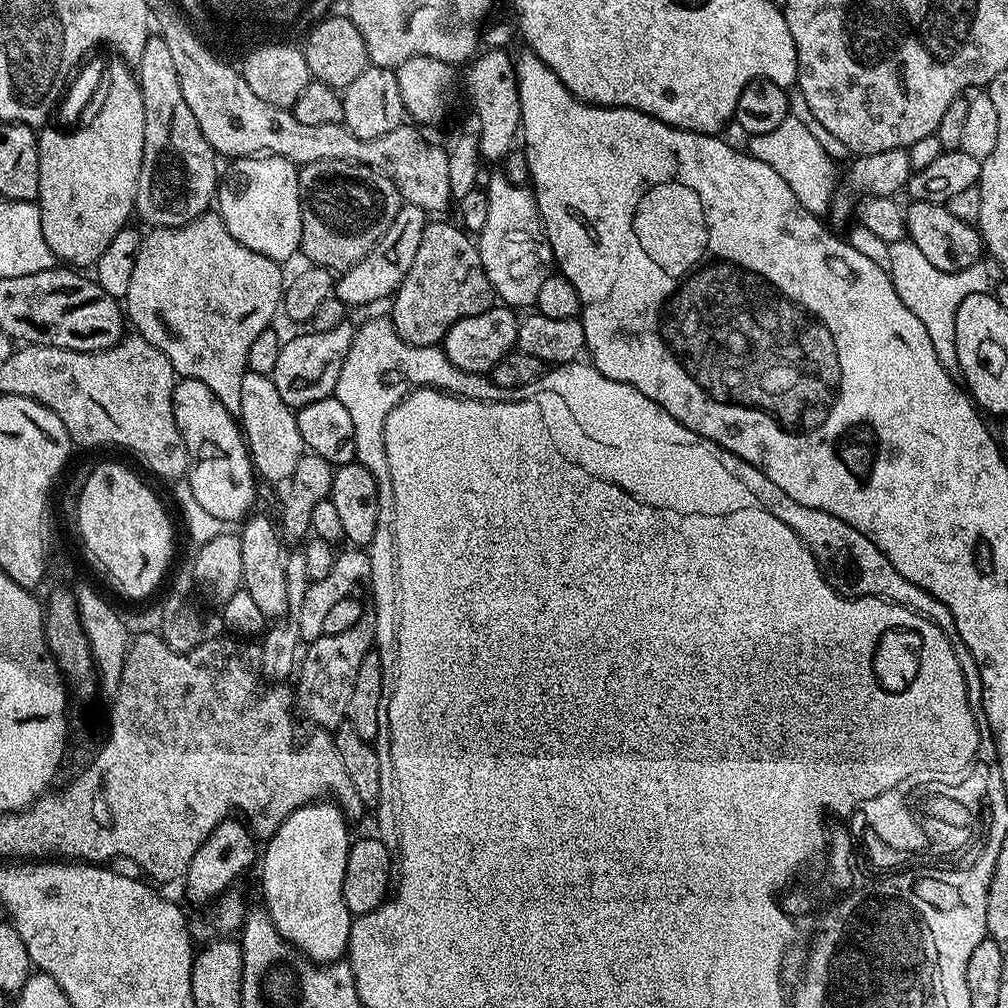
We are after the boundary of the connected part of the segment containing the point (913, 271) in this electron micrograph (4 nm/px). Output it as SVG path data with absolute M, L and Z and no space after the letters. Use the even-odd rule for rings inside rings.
M907 238L888 245L888 249L890 250L890 266L887 271L895 292L902 302L906 303L906 308L925 326L930 342L933 343L934 354L937 355L942 368L953 379L959 379L961 366L958 365L955 319L963 299L968 298L970 294L984 293L991 289L992 281L990 282L986 264L982 262L972 264L958 272L938 270L923 257L922 250Z

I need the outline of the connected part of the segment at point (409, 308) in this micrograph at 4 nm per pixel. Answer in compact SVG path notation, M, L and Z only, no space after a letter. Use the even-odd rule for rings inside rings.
M444 218L433 219L422 234L422 242L418 246L418 254L414 254L414 266L401 282L391 297L392 313L390 319L394 330L406 343L414 346L436 346L444 339L444 335L462 318L474 318L474 314L482 314L487 308L493 307L494 293L486 278L486 270L482 266L480 249L473 237L455 223L447 224Z

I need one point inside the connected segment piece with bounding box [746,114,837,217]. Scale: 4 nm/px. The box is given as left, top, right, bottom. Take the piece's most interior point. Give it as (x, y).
(790, 149)

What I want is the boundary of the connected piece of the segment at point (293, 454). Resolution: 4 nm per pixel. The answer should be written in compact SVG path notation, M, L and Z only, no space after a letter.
M248 372L242 378L238 420L252 459L253 469L264 481L287 483L306 447L298 428L295 411L283 402L271 377Z

